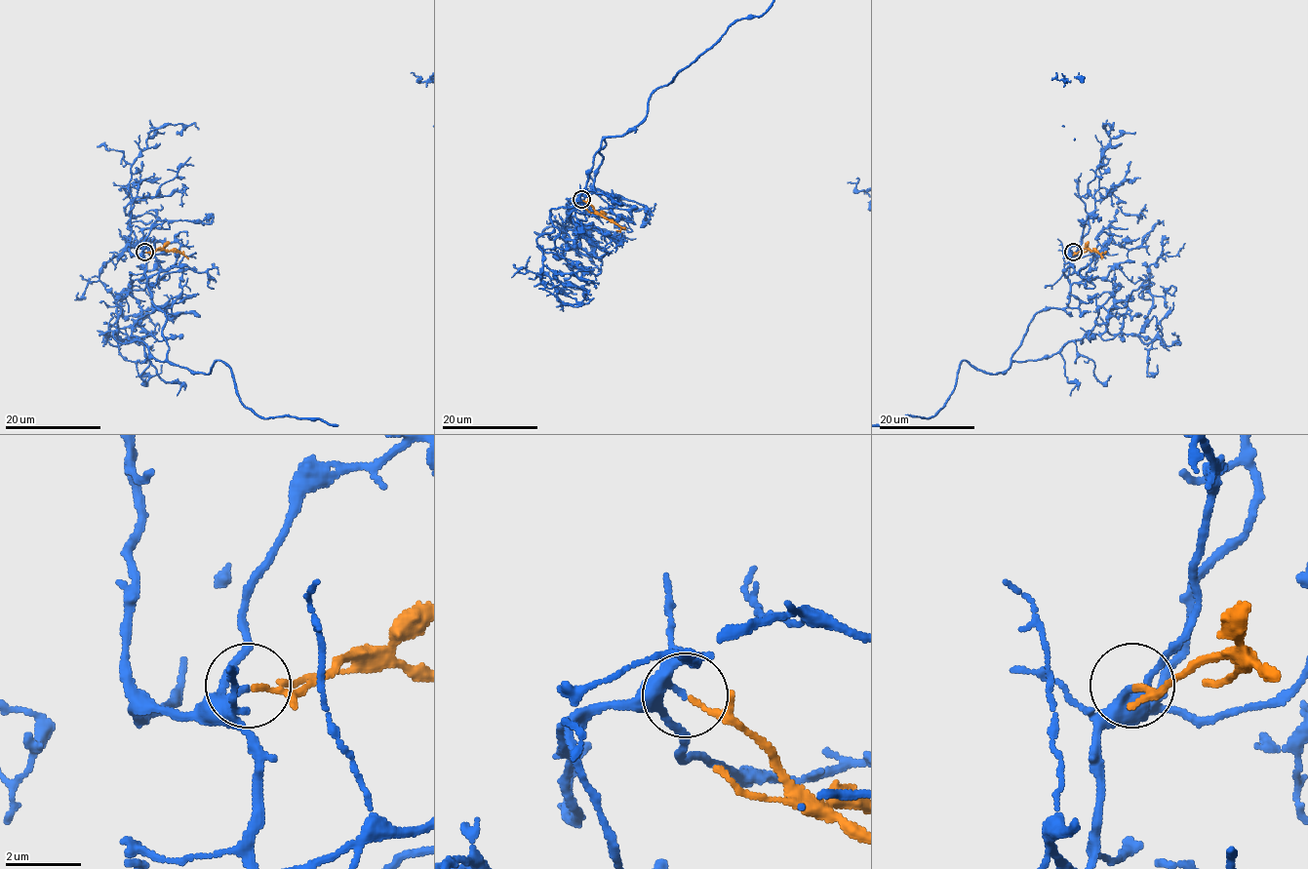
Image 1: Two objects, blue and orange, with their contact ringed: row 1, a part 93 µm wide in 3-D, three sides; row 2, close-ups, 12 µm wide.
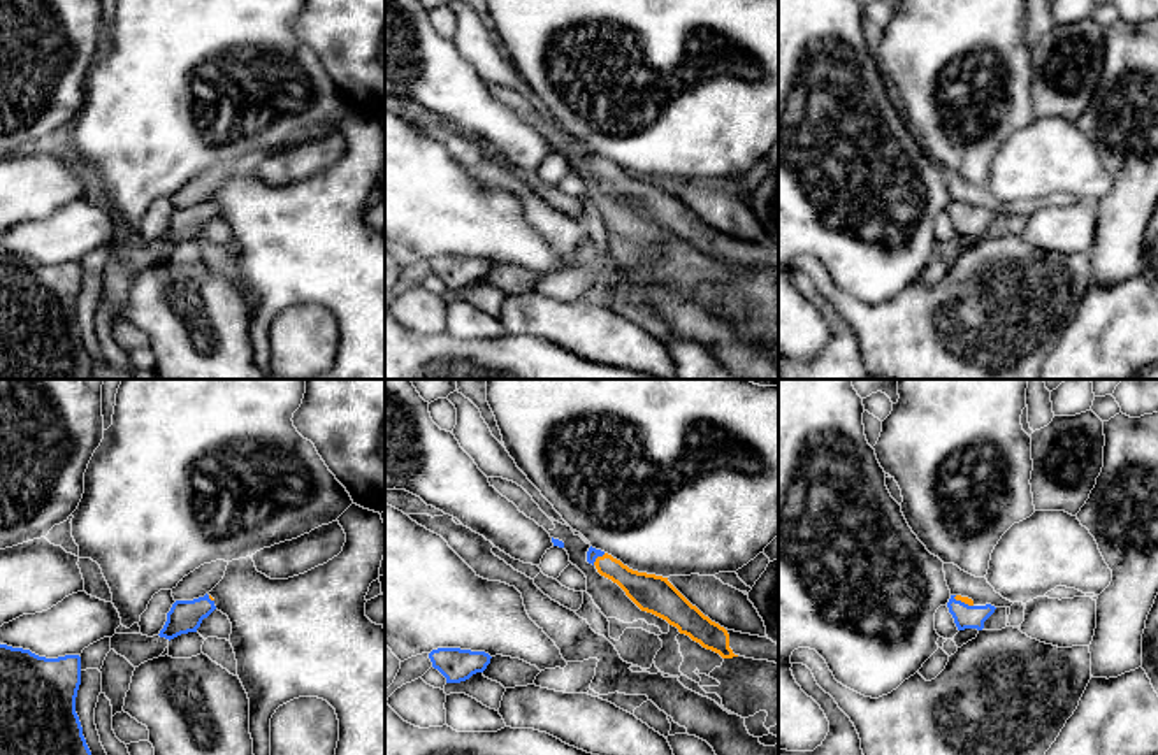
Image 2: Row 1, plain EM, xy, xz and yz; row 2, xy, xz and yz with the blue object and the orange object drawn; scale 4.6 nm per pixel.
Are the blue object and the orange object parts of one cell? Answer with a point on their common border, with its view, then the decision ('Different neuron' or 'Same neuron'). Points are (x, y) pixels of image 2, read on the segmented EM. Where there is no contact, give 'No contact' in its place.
Touches blue at xz (598, 555). Same neuron

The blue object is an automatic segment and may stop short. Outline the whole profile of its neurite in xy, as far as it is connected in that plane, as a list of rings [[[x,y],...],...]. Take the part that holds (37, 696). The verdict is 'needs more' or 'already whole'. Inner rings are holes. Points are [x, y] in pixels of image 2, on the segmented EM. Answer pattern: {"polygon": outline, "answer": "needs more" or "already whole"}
{"polygon": [[[0,644],[0,755],[91,755],[76,713],[81,657],[46,658]]], "answer": "already whole"}

